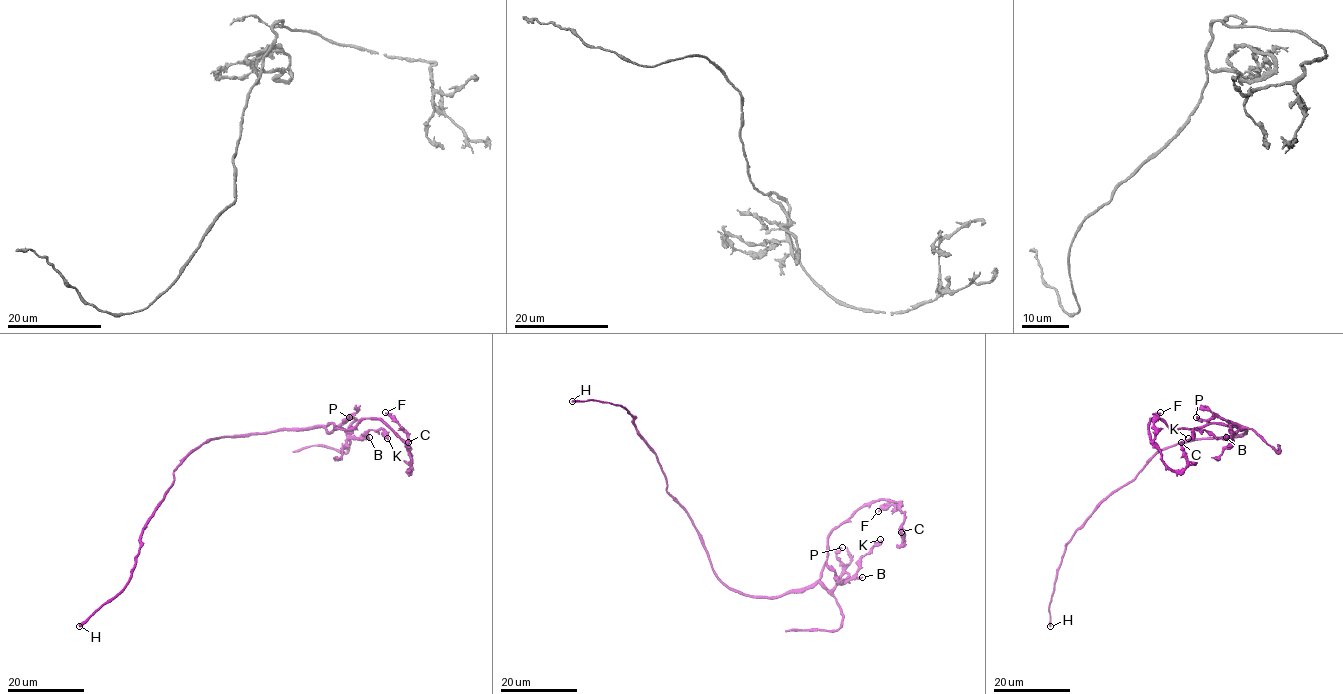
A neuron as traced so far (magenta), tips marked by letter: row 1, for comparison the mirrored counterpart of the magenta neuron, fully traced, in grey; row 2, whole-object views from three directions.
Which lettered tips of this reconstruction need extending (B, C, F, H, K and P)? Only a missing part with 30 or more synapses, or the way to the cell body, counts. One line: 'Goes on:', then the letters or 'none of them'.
Goes on: none of them

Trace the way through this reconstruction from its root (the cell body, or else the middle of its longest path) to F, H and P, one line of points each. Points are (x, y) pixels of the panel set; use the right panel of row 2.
F: (1224, 437), (1245, 430), (1219, 423), (1170, 429), (1153, 418), (1152, 440), (1154, 418), (1160, 412)
H: (1224, 437), (1187, 439), (1161, 449), (1133, 479), (1113, 491), (1100, 504), (1066, 547), (1048, 608), (1050, 626)
P: (1224, 437), (1241, 436), (1245, 430), (1233, 427), (1233, 432), (1239, 427), (1219, 416), (1206, 420), (1196, 417)

